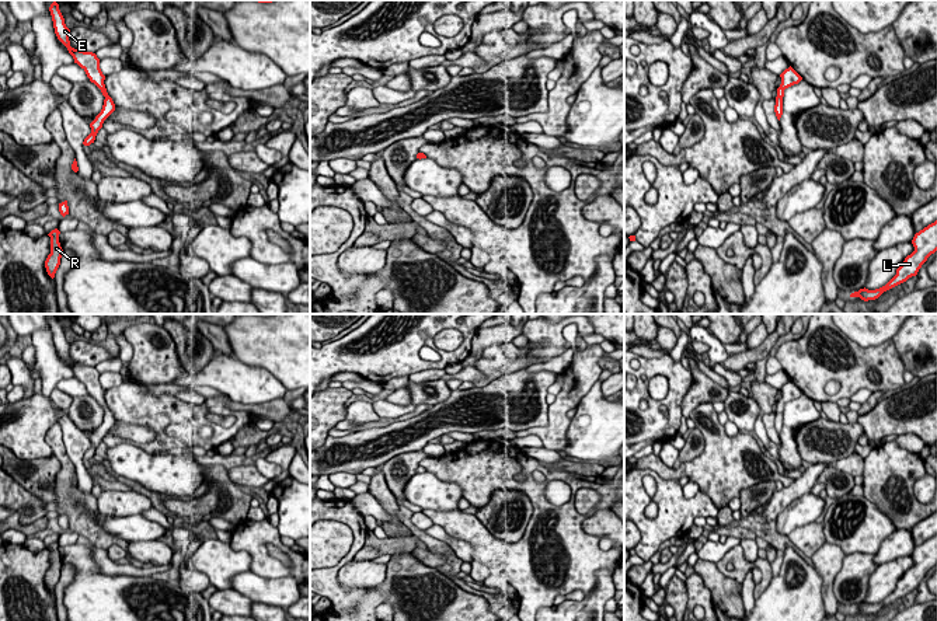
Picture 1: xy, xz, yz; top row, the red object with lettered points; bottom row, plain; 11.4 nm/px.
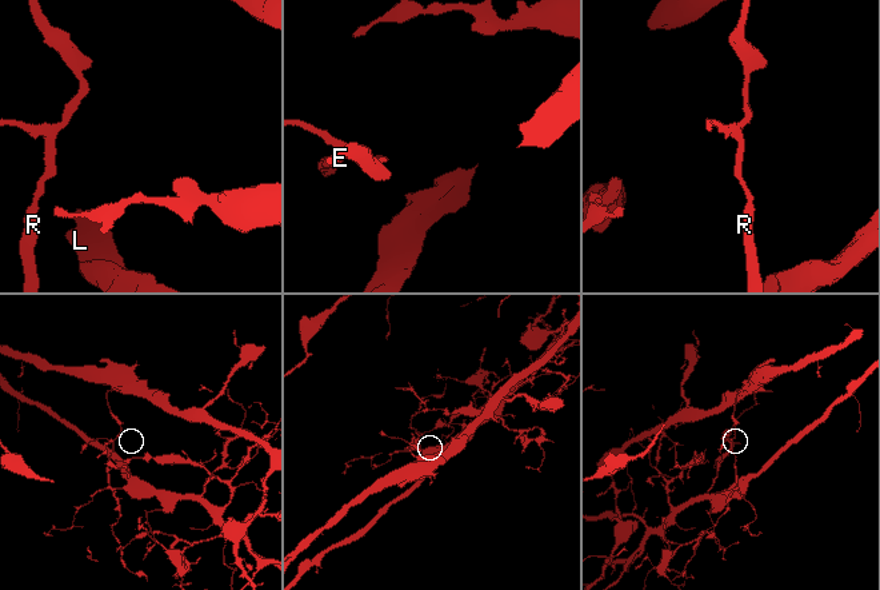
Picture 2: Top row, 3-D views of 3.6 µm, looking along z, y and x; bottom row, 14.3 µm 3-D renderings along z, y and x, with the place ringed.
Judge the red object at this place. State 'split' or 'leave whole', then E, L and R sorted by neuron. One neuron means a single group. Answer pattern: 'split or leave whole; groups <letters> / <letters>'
split; groups E / L R

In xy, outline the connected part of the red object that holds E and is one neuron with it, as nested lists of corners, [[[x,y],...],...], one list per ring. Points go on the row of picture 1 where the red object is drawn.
[[[53,1],[49,7],[53,28],[58,39],[67,48],[69,53],[73,56],[74,63],[77,63],[87,74],[91,83],[94,83],[102,93],[104,97],[108,97],[104,80],[105,76],[100,69],[100,59],[93,52],[84,52],[70,46],[69,34],[70,29],[65,24],[65,18],[59,10],[59,4]]]

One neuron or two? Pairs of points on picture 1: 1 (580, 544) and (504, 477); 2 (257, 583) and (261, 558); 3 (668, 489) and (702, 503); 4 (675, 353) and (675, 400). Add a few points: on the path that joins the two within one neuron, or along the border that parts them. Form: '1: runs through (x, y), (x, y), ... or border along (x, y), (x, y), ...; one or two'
1: runs through (560, 523), (558, 513), (525, 487); one
2: border along (250, 571), (264, 578), (292, 576); two
3: runs through (676, 498), (682, 503), (693, 503); one
4: border along (668, 355), (675, 360), (681, 360); two

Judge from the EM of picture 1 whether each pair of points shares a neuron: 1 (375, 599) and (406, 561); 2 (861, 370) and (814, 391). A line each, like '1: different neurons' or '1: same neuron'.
1: different neurons
2: same neuron

